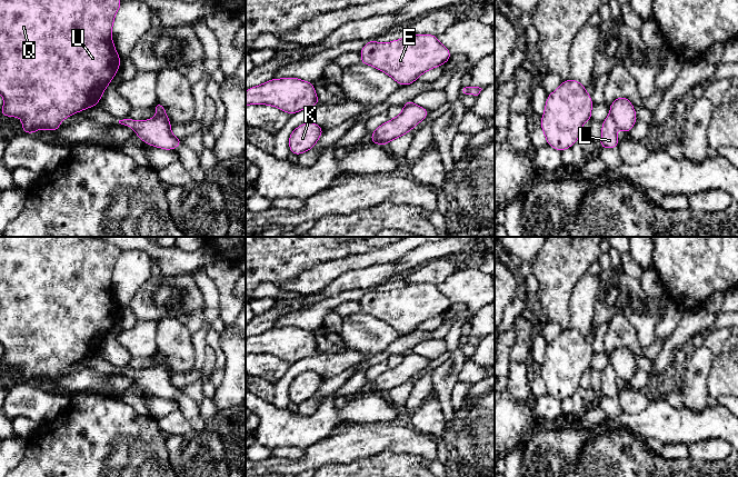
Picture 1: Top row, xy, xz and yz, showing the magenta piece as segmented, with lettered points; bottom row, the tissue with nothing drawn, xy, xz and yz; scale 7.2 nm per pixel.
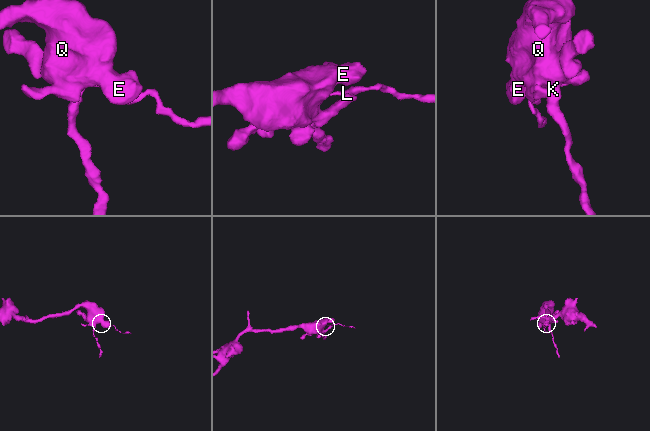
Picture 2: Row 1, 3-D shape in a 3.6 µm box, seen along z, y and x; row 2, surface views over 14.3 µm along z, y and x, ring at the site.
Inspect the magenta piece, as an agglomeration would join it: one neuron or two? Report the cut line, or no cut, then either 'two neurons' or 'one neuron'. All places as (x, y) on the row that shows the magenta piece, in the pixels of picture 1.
cut in xy along (157, 115), (170, 127); two neurons

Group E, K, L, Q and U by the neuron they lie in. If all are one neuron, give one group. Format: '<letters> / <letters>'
E K Q U / L

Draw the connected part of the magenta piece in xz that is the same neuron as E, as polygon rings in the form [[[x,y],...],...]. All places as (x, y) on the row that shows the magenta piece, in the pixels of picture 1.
[[[408,34],[400,40],[387,43],[378,43],[376,40],[368,41],[360,51],[361,62],[386,72],[400,86],[415,82],[426,71],[442,66],[452,56],[450,51],[439,42],[433,34]]]

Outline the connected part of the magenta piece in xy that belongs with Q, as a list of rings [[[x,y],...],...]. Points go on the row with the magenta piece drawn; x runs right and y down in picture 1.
[[[0,0],[0,93],[4,100],[0,111],[7,117],[22,119],[23,128],[20,132],[36,133],[37,129],[54,131],[60,129],[63,119],[99,103],[121,63],[111,39],[114,17],[121,4],[121,0]]]

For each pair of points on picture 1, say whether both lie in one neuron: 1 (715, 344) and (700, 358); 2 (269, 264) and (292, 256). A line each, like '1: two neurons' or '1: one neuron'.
1: two neurons
2: one neuron

